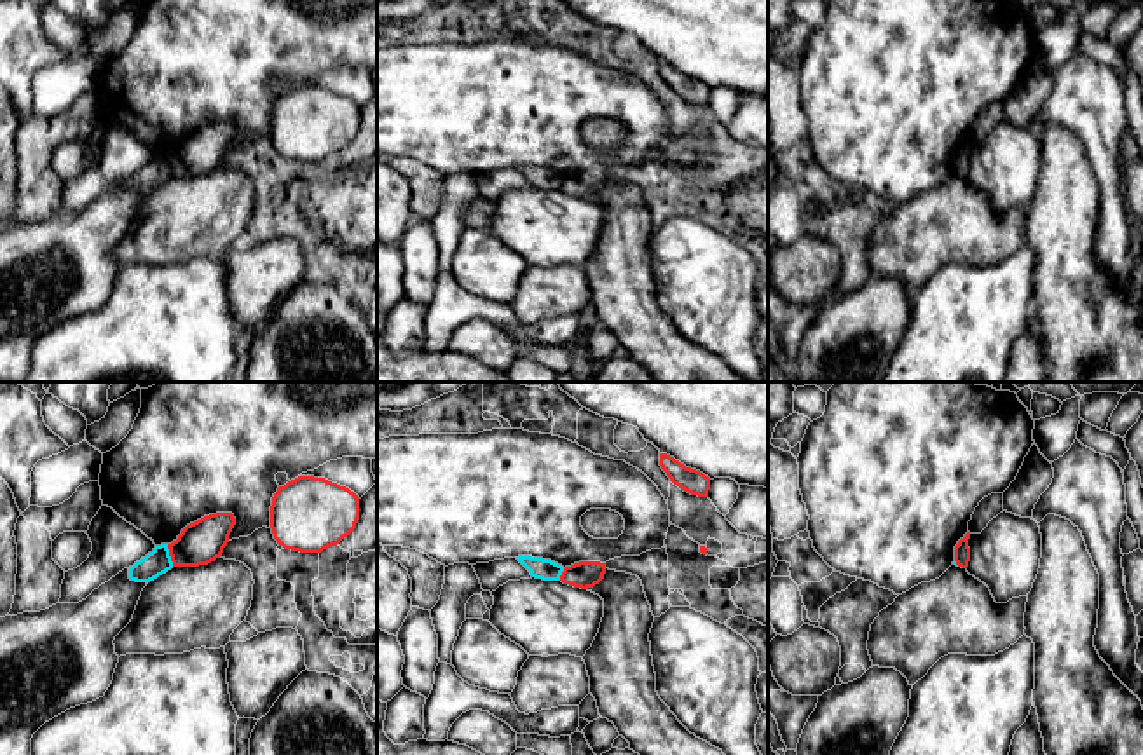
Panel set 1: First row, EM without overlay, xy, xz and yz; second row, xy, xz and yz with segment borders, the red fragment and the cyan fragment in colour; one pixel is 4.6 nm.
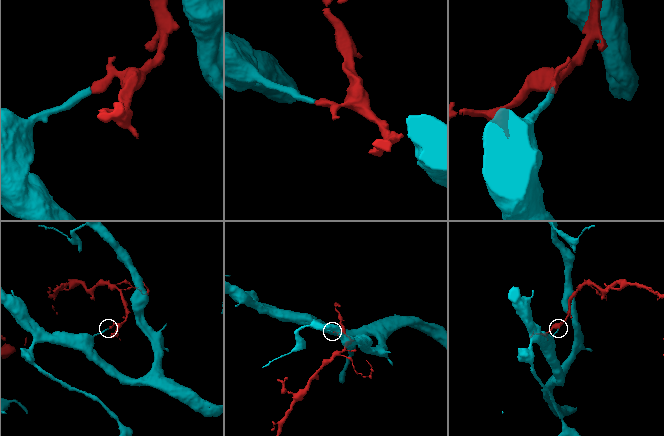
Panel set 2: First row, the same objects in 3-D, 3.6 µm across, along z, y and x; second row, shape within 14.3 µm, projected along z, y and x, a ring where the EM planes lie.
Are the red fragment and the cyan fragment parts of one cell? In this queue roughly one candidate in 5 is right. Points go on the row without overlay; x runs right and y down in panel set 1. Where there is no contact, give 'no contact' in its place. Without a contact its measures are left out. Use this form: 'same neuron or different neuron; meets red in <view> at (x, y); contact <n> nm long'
different neuron; meets red in xy at (170, 164); contact 110 nm long

